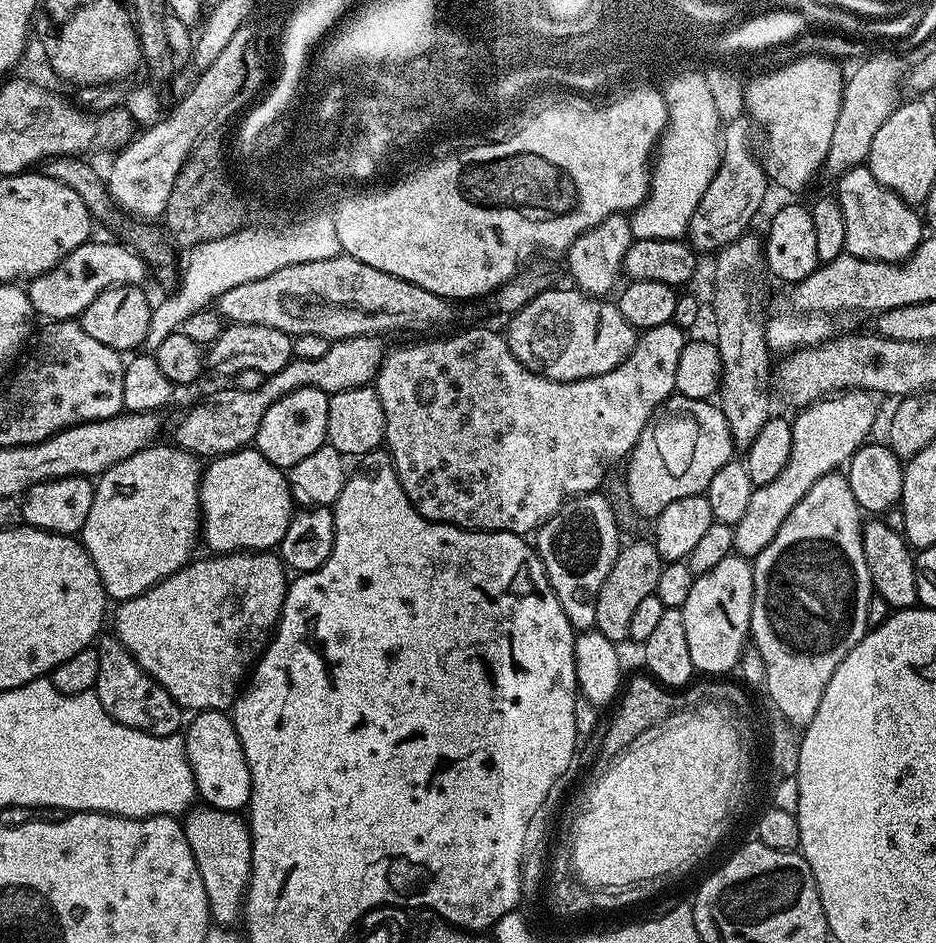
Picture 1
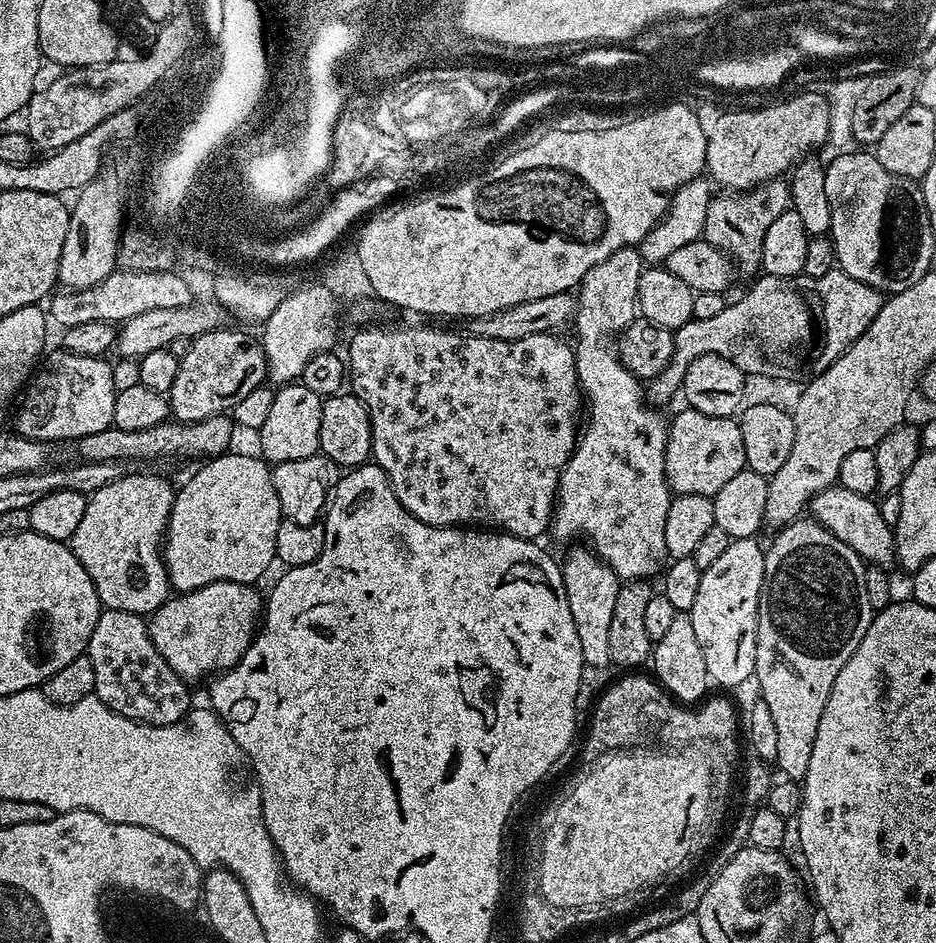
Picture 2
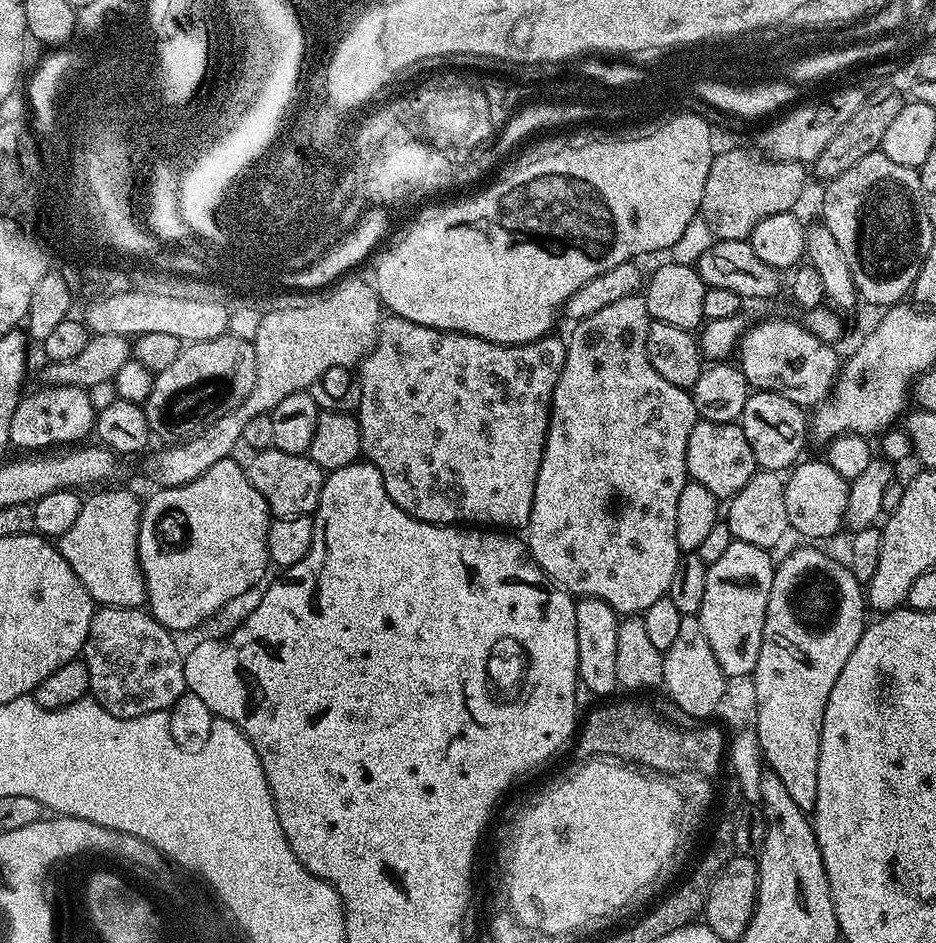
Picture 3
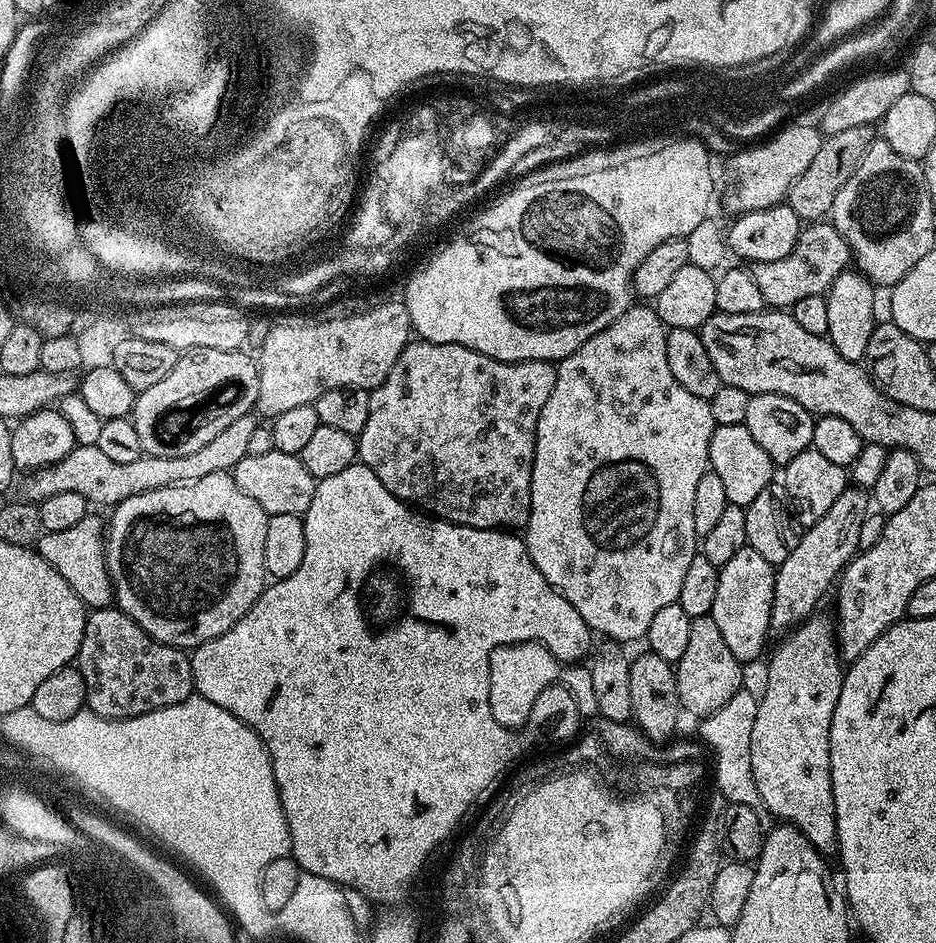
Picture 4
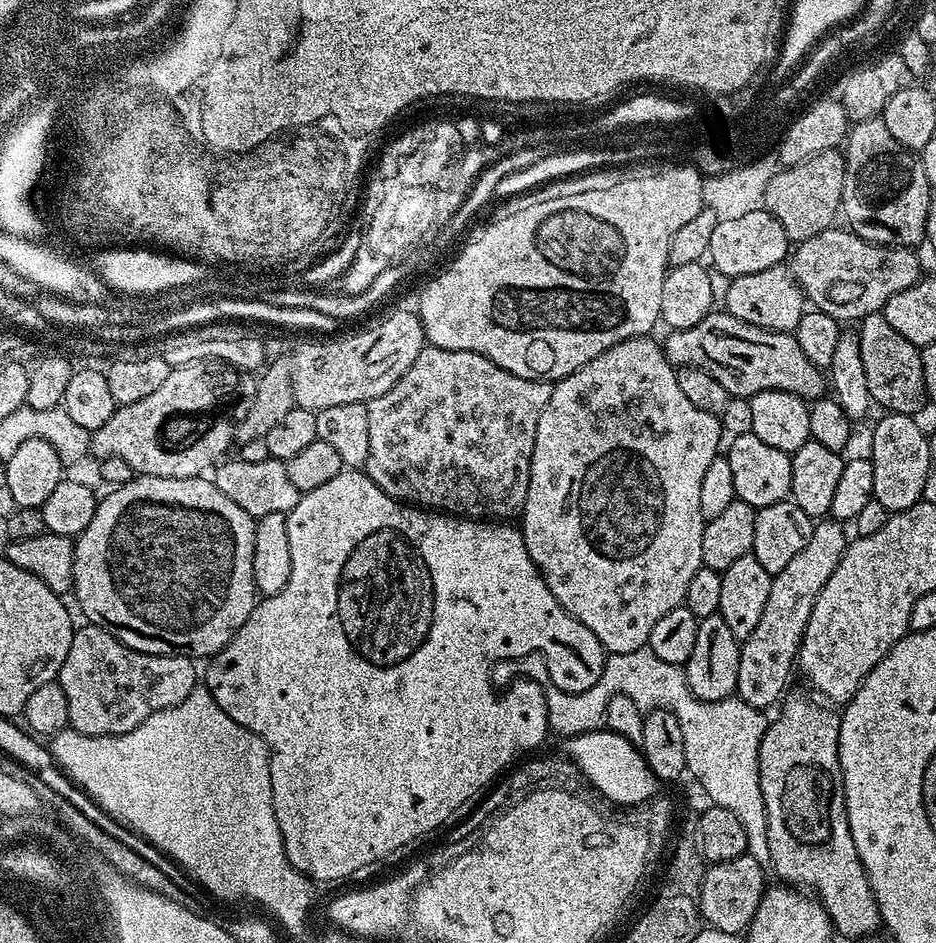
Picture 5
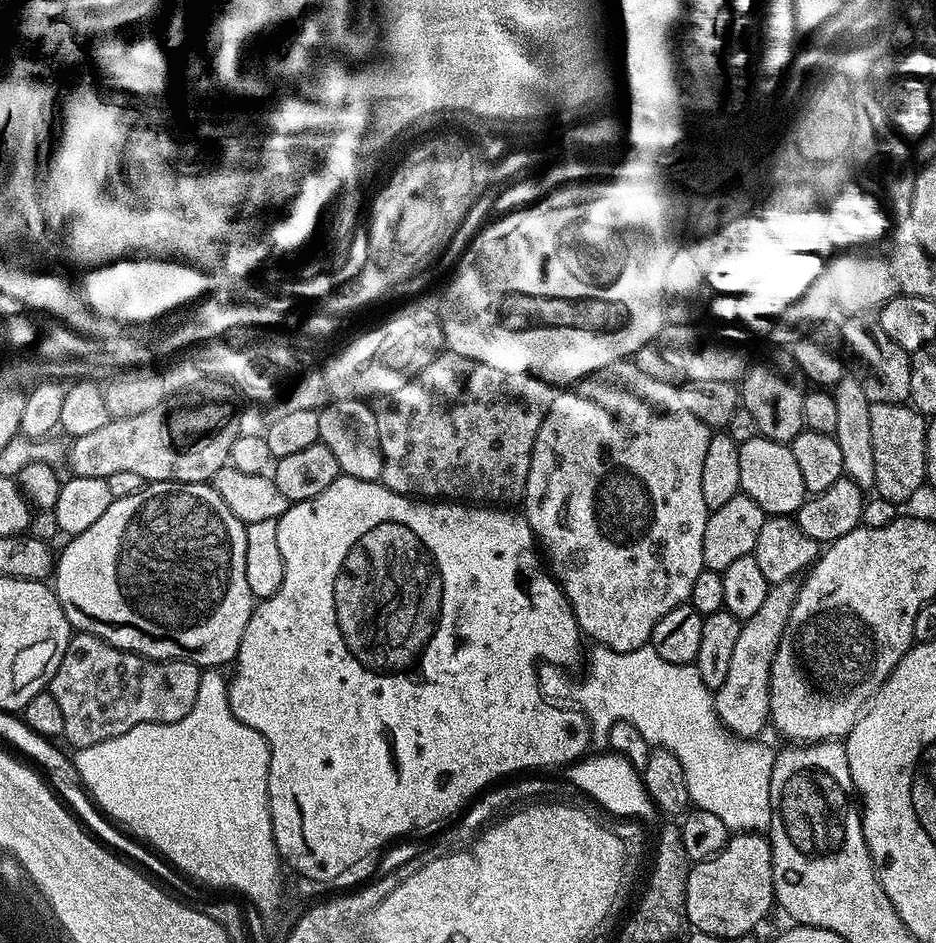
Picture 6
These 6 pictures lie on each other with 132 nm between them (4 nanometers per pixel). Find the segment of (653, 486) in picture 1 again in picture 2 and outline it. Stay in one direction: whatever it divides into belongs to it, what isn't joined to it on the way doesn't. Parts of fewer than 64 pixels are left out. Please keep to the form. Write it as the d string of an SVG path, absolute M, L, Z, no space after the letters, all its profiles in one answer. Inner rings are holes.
M687 406L681 408L668 425L665 464L669 489L677 496L702 494L714 497L746 466L742 430L731 416L711 416Z

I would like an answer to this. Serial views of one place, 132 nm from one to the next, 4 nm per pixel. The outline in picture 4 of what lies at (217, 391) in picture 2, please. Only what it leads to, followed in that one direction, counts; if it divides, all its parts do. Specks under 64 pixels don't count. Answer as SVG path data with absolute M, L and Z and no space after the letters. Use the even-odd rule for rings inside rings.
M213 348L185 351L162 382L139 393L130 419L134 430L138 430L138 439L142 441L145 453L149 456L161 456L164 452L164 444L156 444L156 436L152 436L152 420L156 420L156 412L164 412L168 404L188 404L188 400L196 400L200 392L208 392L208 388L212 388L212 384L220 384L220 380L240 380L240 384L244 384L244 392L258 392L260 370L257 361L253 357L251 360L247 354L249 355L244 350L231 352Z

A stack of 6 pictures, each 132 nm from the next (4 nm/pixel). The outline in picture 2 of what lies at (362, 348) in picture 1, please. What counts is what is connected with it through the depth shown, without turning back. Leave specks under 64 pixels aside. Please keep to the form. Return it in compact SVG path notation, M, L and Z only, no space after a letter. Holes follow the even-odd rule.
M221 414L211 416L205 420L199 420L193 424L183 423L175 418L169 418L163 424L150 426L146 430L122 430L118 427L110 427L106 430L98 430L98 434L86 434L75 441L76 452L81 461L84 462L106 462L107 460L119 460L129 462L128 460L154 460L158 456L204 456L200 458L211 458L214 456L225 455L233 447L232 428L234 421L231 415Z

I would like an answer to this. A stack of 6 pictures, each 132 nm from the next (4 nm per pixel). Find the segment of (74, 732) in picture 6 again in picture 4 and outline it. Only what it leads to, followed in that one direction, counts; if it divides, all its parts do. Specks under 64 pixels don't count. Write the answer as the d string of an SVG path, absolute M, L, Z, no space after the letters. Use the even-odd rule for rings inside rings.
M115 606L88 612L75 663L82 674L82 682L86 682L87 711L107 720L145 716L159 708L174 706L194 692L189 653L150 638L134 618Z

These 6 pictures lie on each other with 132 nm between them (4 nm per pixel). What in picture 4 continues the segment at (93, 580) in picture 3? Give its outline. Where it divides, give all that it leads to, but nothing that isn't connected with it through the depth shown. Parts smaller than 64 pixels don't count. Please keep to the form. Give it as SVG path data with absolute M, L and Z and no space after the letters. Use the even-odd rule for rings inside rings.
M89 514L78 522L78 526L70 526L66 530L45 532L40 538L38 551L66 582L70 582L70 590L78 594L85 609L106 608L113 603L112 580L108 577L108 567L104 561L104 542L106 539L106 524L95 514Z

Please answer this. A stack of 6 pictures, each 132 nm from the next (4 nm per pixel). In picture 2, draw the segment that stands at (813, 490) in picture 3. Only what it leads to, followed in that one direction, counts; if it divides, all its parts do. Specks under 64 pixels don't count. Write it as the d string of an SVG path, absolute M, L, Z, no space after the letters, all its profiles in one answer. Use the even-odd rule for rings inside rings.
M837 482L812 498L810 516L869 565L888 570L896 564L896 533L893 525L882 519L880 505L872 496L854 494L854 490L846 490Z

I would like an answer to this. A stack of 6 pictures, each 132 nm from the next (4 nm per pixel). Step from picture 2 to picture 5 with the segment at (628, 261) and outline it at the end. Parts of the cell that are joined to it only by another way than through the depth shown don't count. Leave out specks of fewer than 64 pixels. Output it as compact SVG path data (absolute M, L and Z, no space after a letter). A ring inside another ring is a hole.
M651 335L632 336L629 340L618 342L618 346L610 346L610 350L602 350L598 358L586 362L574 374L564 376L552 384L550 402L546 402L546 410L538 418L538 434L534 434L534 454L530 458L530 486L526 494L524 511L522 513L522 531L526 550L536 563L536 568L542 573L544 581L550 586L554 598L576 619L577 624L586 626L598 642L602 642L605 653L630 654L639 652L647 645L650 630L656 623L670 614L670 610L681 607L686 598L686 589L690 586L690 578L698 574L702 567L702 534L705 518L700 506L702 477L710 462L721 451L720 436L722 429L720 417L706 410L698 410L682 394L678 387L676 368L664 353L661 341L652 340Z

